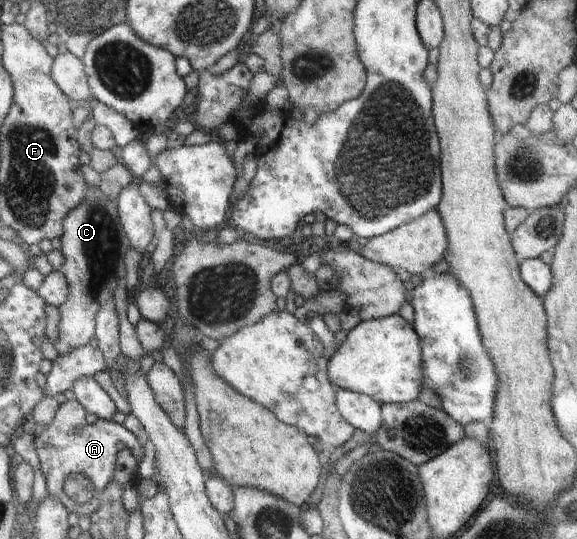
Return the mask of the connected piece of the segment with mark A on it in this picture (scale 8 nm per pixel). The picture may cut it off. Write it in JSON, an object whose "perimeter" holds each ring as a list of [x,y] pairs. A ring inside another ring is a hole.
{"perimeter":[[[70,397],[69,401],[64,404],[60,404],[53,420],[43,429],[35,434],[36,453],[40,471],[46,477],[48,492],[60,498],[60,502],[66,506],[68,513],[76,512],[80,517],[91,517],[100,508],[100,500],[95,494],[100,494],[104,488],[108,487],[108,484],[111,484],[112,474],[116,470],[114,462],[116,462],[116,452],[118,452],[120,442],[126,444],[126,448],[134,454],[137,460],[140,461],[144,456],[143,448],[134,434],[114,421],[93,419],[88,410],[73,397]],[[76,429],[80,429],[80,433],[76,433]],[[74,472],[86,476],[94,487],[93,497],[84,504],[76,503],[63,489],[66,477]]]}

